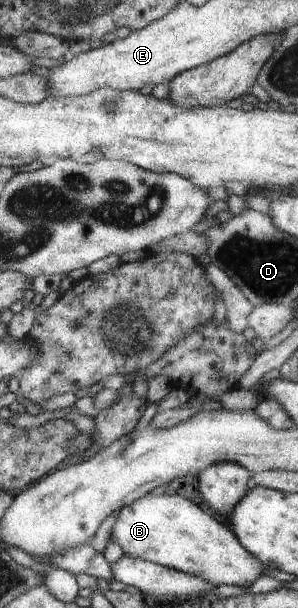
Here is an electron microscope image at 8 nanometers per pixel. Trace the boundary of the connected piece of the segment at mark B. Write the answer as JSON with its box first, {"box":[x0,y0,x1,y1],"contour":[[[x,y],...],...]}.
{"box":[110,494,274,587],"contour":[[[145,494],[129,506],[122,507],[113,523],[110,539],[119,543],[124,555],[147,560],[163,567],[199,577],[213,587],[251,585],[265,573],[274,575],[266,565],[239,545],[233,533],[199,509],[193,501],[179,495]]]}

